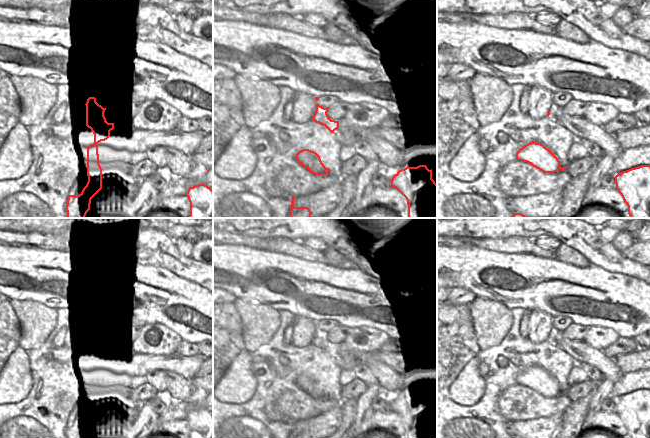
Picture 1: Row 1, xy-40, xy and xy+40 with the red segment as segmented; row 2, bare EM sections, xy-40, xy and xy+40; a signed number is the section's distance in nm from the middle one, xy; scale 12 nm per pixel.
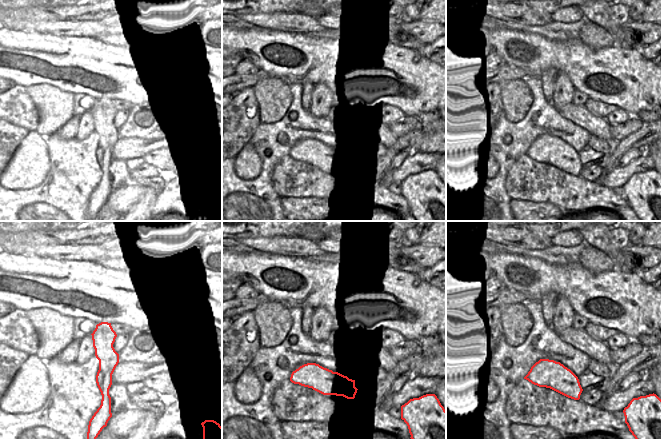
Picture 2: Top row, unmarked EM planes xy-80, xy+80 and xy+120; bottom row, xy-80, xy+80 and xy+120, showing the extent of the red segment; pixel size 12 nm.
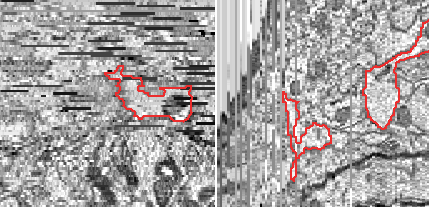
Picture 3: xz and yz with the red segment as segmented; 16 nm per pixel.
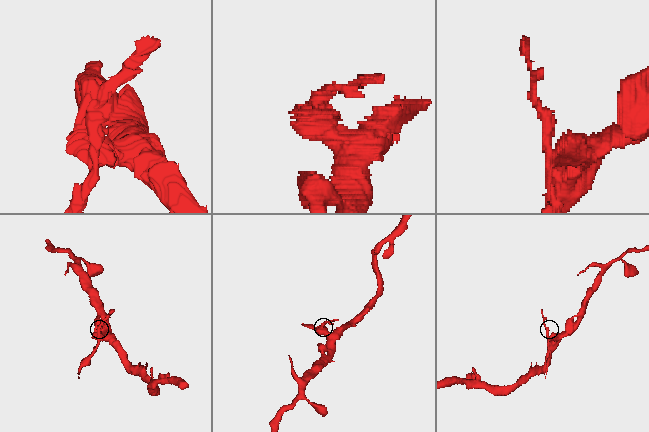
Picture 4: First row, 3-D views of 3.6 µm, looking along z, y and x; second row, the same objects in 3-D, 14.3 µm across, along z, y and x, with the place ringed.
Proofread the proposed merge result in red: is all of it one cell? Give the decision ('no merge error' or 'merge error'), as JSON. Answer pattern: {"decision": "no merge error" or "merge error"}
{"decision": "merge error"}

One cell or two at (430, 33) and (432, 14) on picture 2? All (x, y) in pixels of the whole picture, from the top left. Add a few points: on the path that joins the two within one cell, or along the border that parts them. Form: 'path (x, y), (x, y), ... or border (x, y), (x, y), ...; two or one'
border (419, 18), (435, 22); two

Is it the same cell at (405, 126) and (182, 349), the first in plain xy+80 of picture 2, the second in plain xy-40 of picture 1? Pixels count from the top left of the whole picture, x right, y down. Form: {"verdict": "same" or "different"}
{"verdict": "same"}

